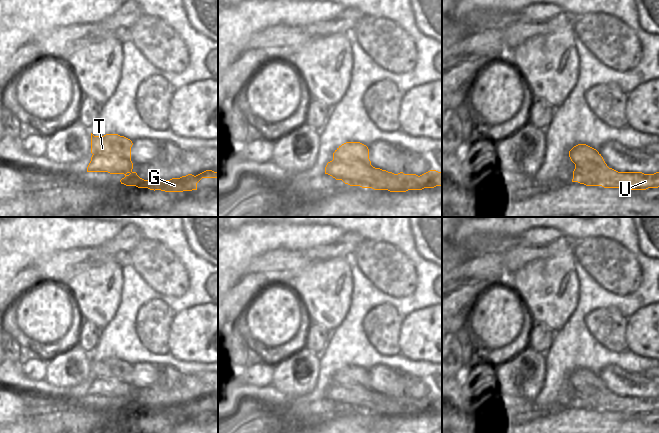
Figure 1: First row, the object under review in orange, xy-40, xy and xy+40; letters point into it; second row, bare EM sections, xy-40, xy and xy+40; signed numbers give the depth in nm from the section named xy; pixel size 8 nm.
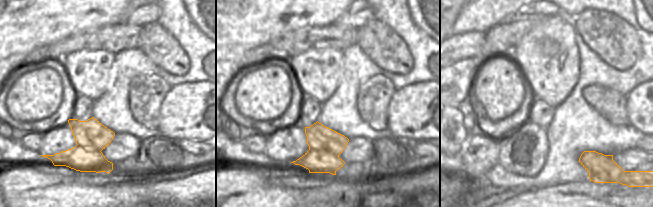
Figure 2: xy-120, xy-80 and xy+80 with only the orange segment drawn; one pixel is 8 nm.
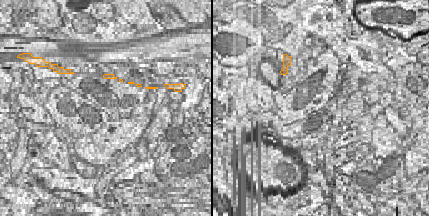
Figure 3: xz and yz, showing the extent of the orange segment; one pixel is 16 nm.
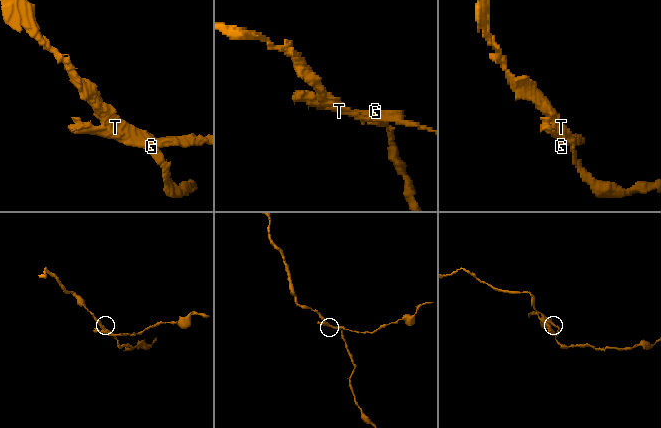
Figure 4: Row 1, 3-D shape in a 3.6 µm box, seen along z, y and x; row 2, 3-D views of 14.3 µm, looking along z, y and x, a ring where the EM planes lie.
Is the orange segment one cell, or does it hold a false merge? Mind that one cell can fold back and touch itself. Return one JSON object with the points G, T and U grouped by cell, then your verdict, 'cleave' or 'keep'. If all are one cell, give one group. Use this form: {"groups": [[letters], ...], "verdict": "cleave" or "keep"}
{"groups": [["G", "U"], ["T"]], "verdict": "cleave"}

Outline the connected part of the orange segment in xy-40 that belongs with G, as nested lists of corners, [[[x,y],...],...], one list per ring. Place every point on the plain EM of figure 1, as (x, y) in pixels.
[[[93,378],[87,391],[87,396],[124,398],[125,401],[120,404],[121,408],[165,416],[197,414],[197,407],[202,402],[218,402],[218,396],[206,394],[196,400],[188,398],[170,404],[144,404],[140,402],[136,396],[133,396],[132,393],[133,387],[131,384],[122,382],[116,378]]]

